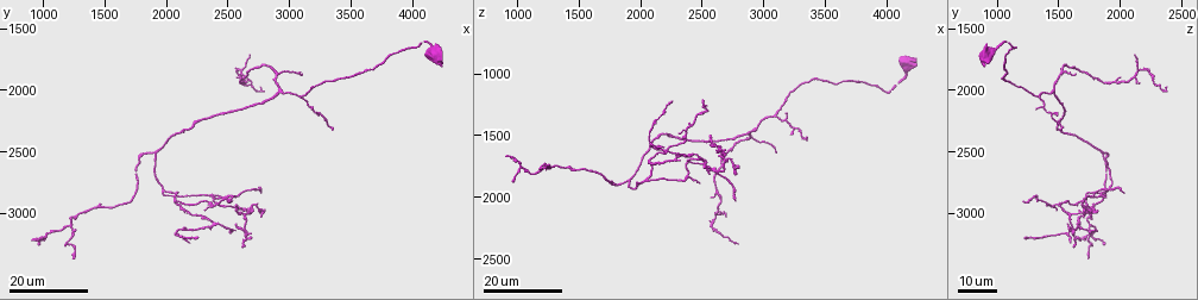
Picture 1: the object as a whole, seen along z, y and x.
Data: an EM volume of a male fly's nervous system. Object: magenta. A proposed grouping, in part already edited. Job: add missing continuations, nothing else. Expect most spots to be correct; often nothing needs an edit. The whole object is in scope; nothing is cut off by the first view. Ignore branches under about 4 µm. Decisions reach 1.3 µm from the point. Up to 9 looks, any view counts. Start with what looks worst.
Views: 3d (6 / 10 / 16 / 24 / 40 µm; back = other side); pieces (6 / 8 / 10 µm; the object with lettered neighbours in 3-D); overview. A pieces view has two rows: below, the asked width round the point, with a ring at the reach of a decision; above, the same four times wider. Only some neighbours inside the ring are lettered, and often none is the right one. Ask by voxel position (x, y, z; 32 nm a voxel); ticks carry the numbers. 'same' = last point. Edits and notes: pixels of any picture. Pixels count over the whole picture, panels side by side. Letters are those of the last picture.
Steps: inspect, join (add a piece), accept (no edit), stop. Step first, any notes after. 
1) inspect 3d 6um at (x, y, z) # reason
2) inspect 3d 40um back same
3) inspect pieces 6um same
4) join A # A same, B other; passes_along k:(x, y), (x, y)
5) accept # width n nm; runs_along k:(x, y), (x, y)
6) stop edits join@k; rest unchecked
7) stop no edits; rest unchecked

inspect 3d 24um at (2260, 3200, 1200) # an open end

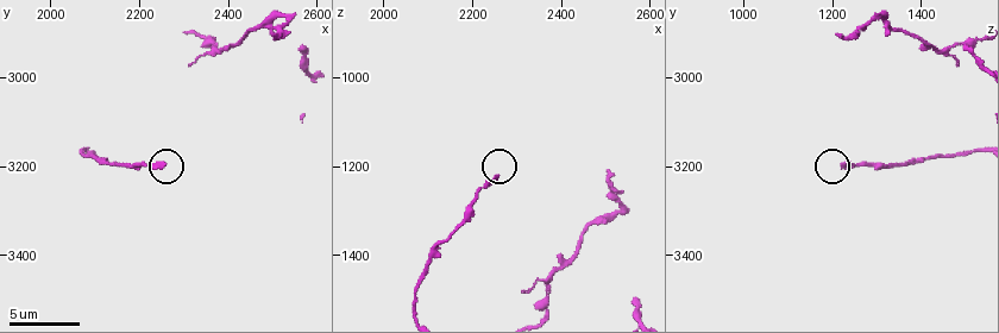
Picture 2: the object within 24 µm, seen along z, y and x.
inspect pieces 6um at (2250, 3200, 1225)

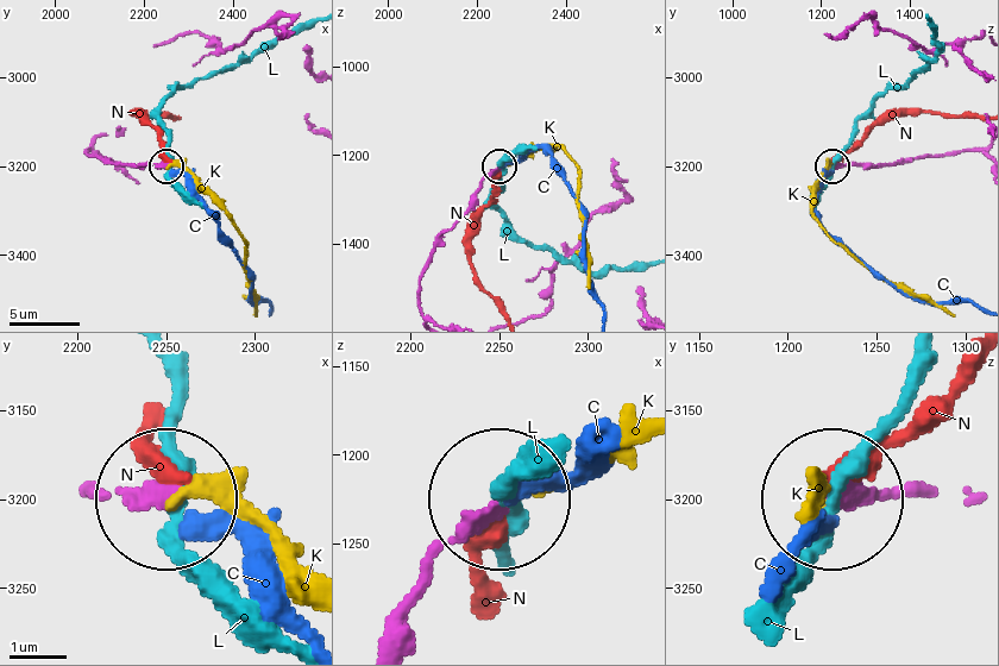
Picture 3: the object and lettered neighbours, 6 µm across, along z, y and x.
join K # C other, K same, L other, N other; passes_along 3:(867, 164), (829, 164), (812, 214), (865, 264), (949, 313); the neuron continues

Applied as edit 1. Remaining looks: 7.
inspect overview # see it whole again

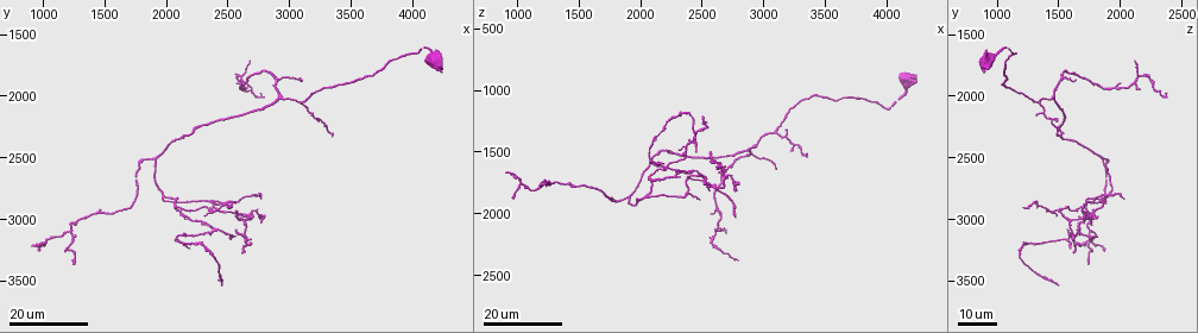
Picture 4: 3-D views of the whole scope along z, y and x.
inspect 3d 16um at (2640, 3260, 1620) # tapers out

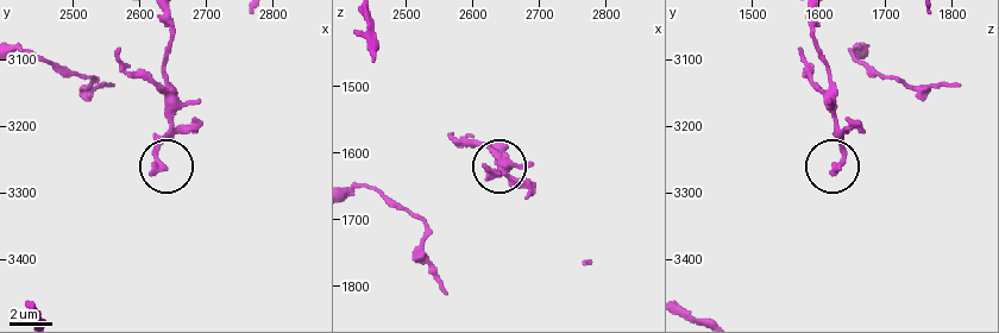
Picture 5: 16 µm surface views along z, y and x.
inspect pieces 6um at (2620, 3275, 1625) # what lies round it

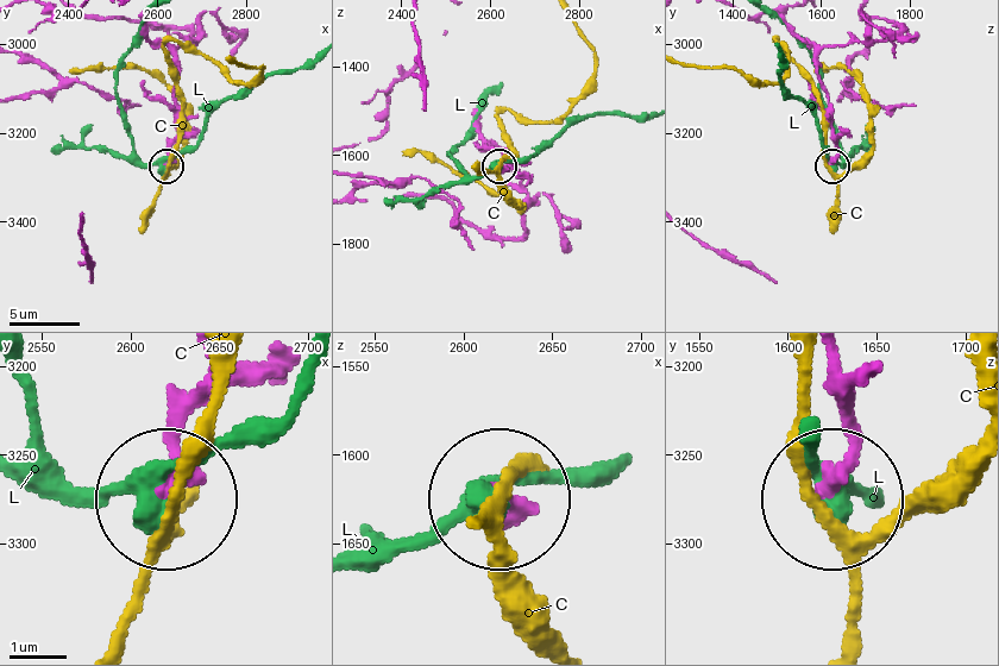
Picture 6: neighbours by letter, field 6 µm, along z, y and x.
accept # width 170 nm; C other, L other; runs_along 6:(829, 359), (848, 429), (834, 496); no lettered piece goes on from it

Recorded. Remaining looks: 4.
inspect 3d 16um at (1220, 3360, 1740) # branch stops here

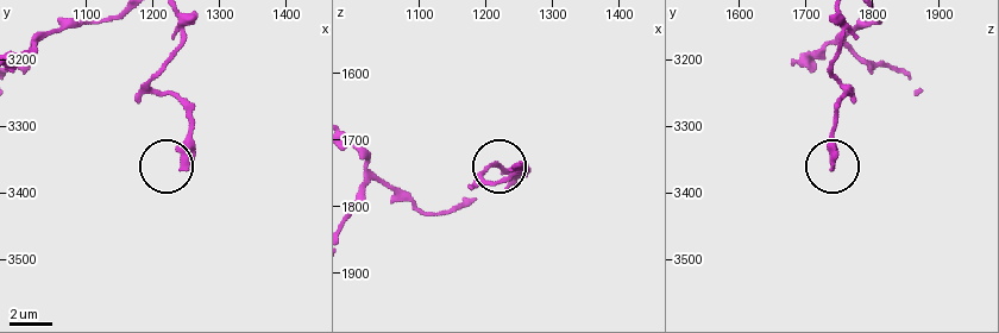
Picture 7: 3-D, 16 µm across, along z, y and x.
inspect pieces 8um at (1240, 3355, 1740)

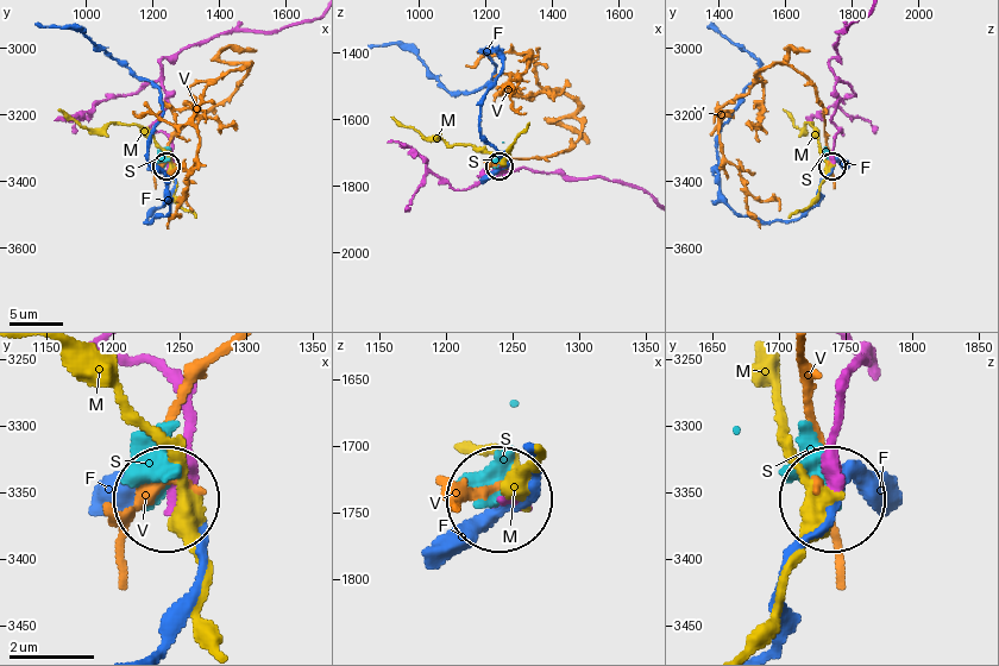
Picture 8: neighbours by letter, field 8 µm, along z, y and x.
accept # width 290 nm; F other, M other, S other, V other; runs_along 8:(861, 355), (840, 394), (833, 497); no lettered piece goes on from it

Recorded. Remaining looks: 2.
inspect pieces 10um at (2510, 2900, 1210) # long arm stops here

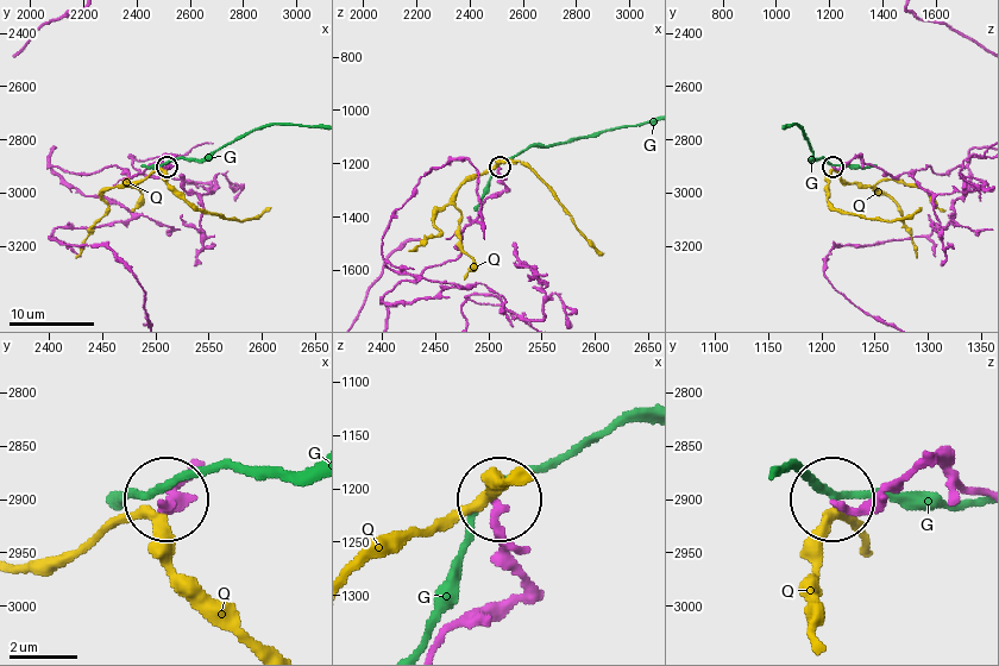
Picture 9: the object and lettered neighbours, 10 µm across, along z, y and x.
accept # width 220 nm; G other, Q other; runs_along 9:(976, 490), (925, 459), (858, 504), (835, 502); no lettered piece goes on from it

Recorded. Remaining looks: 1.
stop edits join@3; rest unchecked

